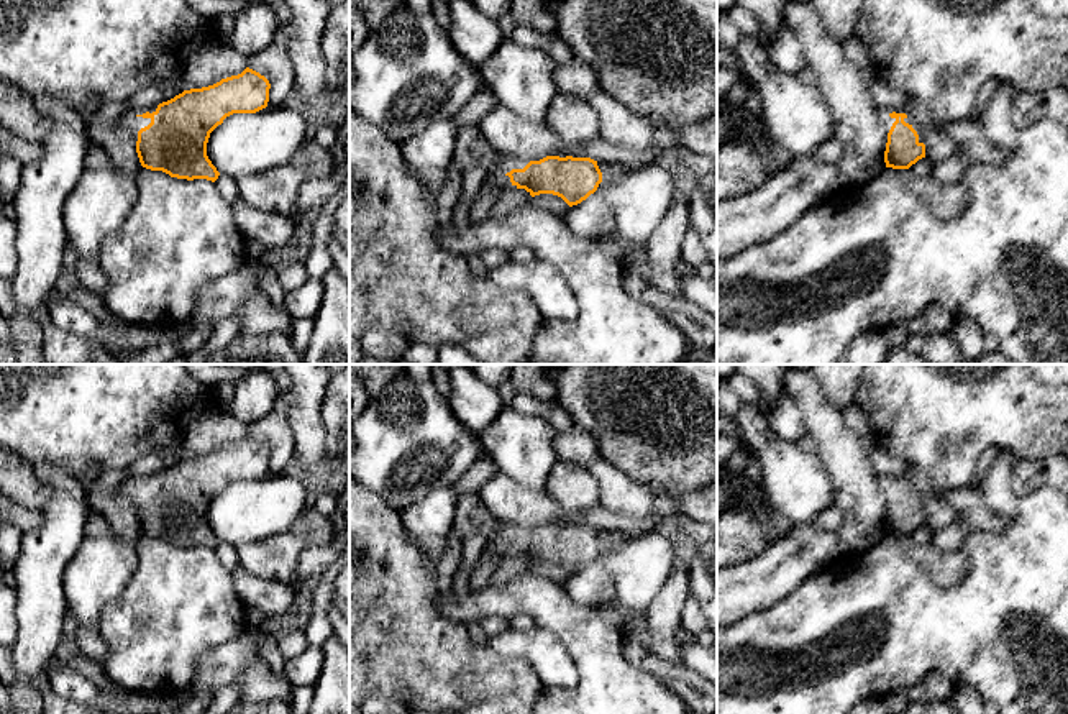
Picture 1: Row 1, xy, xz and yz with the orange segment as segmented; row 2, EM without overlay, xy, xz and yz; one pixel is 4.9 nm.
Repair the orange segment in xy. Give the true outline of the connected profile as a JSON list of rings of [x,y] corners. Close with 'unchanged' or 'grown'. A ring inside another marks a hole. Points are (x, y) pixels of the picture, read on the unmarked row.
[[[246,435],[238,443],[184,458],[159,473],[131,476],[120,487],[135,502],[143,535],[177,547],[215,550],[220,540],[207,524],[210,501],[233,481],[266,476],[269,456],[264,443]]] | grown

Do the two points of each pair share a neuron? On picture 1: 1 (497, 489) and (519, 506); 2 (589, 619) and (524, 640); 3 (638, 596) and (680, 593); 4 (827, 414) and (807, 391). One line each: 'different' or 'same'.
1: same
2: different
3: different
4: same

